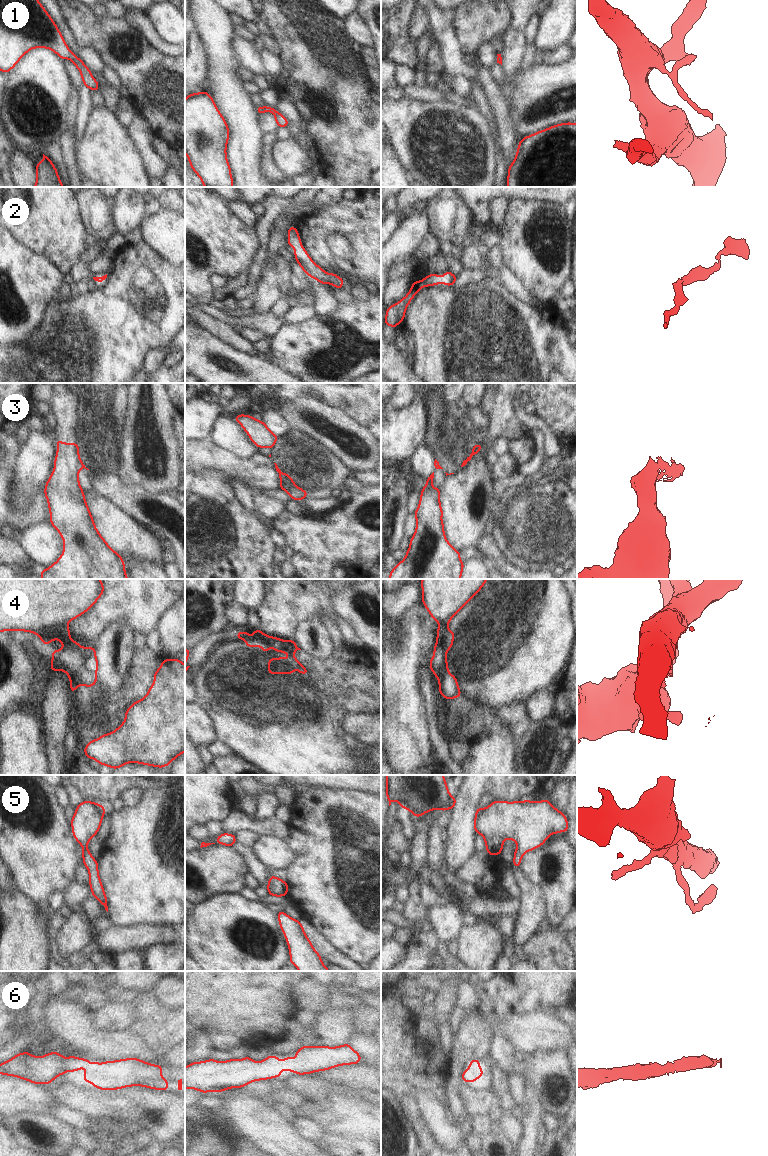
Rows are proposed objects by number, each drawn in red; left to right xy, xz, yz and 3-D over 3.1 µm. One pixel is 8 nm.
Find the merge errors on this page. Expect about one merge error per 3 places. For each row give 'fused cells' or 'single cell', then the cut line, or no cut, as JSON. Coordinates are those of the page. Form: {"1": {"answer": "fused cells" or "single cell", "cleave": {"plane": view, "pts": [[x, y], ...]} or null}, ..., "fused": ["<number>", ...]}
{"1": {"answer": "single cell", "cleave": null}, "2": {"answer": "single cell", "cleave": null}, "3": {"answer": "fused cells", "cleave": {"plane": "yz", "pts": [[435, 459], [439, 468]]}}, "4": {"answer": "fused cells", "cleave": {"plane": "yz", "pts": [[450, 631], [443, 632], [437, 638]]}}, "5": {"answer": "single cell", "cleave": null}, "6": {"answer": "single cell", "cleave": null}, "fused": ["3", "4"]}

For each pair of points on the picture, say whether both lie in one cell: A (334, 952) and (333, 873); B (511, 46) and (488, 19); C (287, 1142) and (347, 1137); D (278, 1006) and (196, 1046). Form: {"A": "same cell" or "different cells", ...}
{"A": "different cells", "B": "different cells", "C": "different cells", "D": "different cells"}

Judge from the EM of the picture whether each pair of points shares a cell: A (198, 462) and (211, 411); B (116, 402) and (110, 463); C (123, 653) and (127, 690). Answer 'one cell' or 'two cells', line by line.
A: two cells
B: one cell
C: two cells

